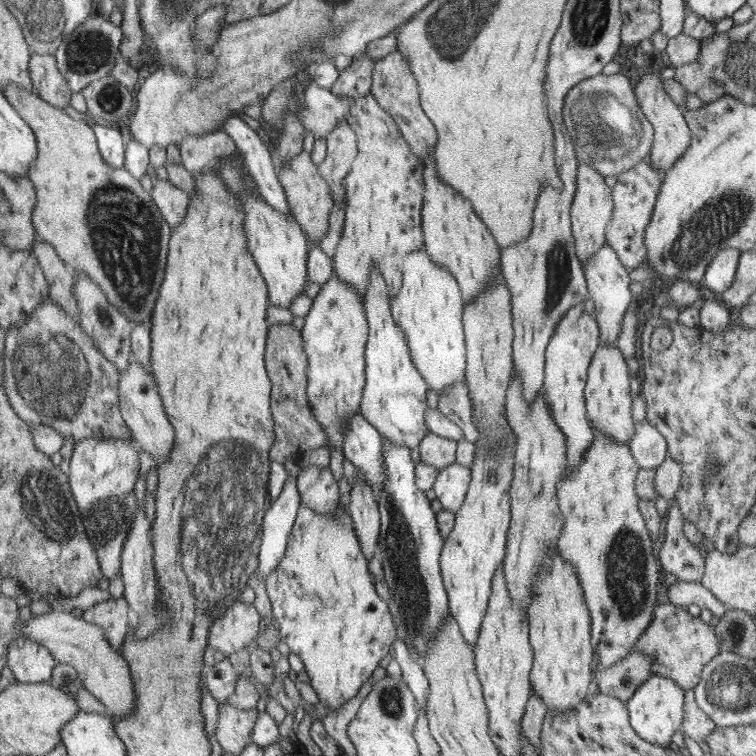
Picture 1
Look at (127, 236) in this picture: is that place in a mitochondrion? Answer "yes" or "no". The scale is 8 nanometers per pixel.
yes

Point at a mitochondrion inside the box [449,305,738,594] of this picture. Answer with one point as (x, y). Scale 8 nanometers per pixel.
(711, 471)

